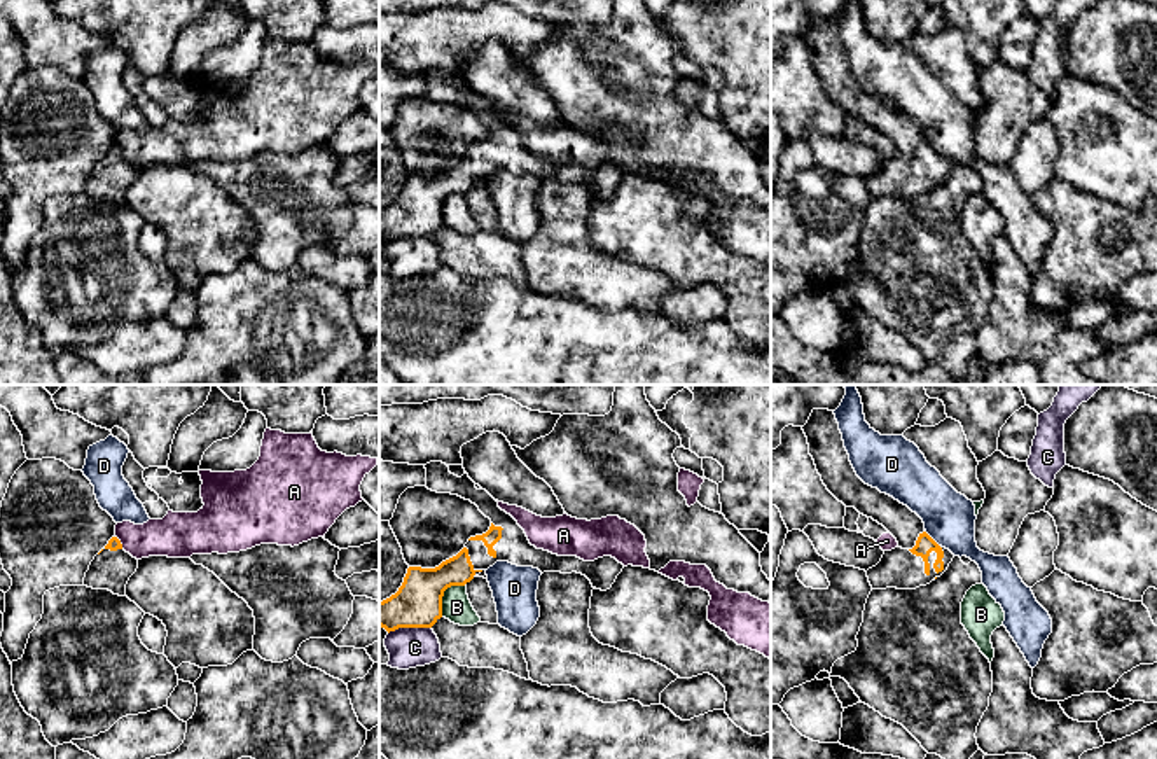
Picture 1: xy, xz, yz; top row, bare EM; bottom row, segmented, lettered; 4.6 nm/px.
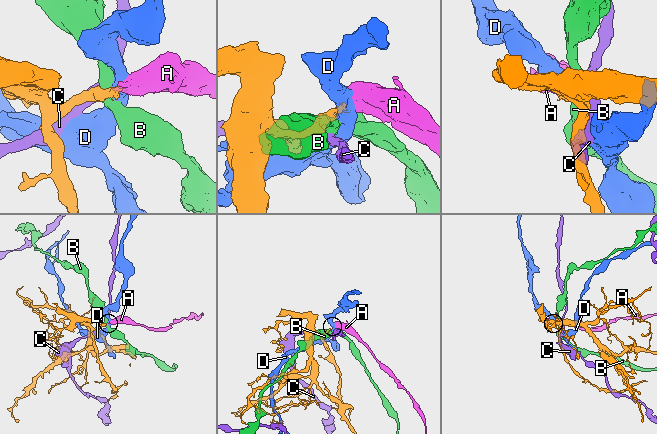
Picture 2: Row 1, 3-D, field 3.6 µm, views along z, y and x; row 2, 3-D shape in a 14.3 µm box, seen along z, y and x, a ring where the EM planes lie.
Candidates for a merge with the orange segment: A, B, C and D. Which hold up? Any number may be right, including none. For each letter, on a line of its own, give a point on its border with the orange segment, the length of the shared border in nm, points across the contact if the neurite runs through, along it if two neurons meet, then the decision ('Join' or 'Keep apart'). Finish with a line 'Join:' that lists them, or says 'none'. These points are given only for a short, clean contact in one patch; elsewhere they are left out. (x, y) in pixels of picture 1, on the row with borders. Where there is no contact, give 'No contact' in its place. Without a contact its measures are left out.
A: Touches orange at xy (119, 543). Shared border 70 nm. Boundary: xy (116, 536), (123, 548). Keep apart
B: Touches orange at xz (443, 595). Shared border 190 nm. Boundary: xz (464, 584), (453, 584), (444, 591), (441, 616). Keep apart
C: Touches orange at xz (409, 626). Shared border 200 nm. Keep apart
D: Touches orange at yz (932, 539). Shared border 100 nm. Boundary: yz (925, 532), (939, 546). Keep apart
Join: none

